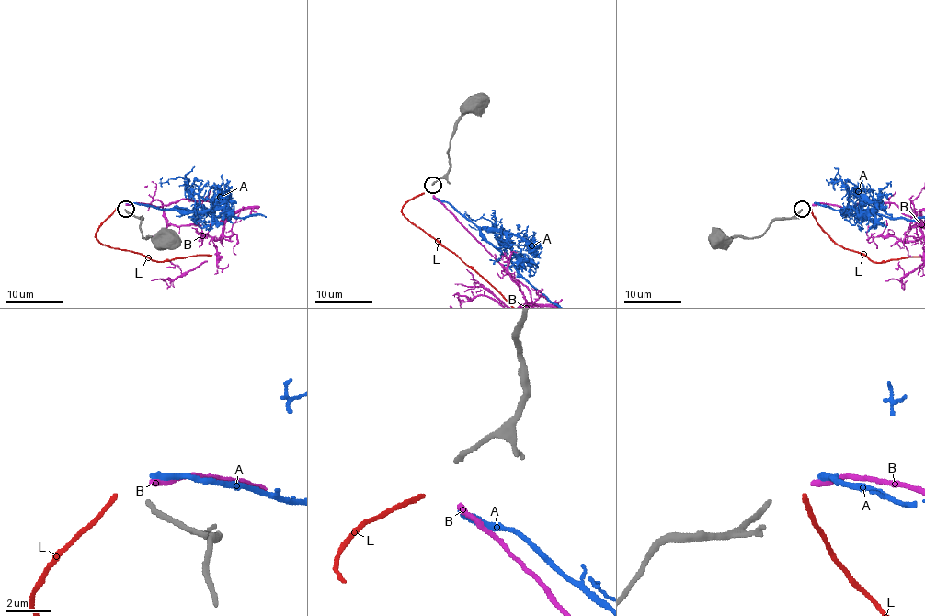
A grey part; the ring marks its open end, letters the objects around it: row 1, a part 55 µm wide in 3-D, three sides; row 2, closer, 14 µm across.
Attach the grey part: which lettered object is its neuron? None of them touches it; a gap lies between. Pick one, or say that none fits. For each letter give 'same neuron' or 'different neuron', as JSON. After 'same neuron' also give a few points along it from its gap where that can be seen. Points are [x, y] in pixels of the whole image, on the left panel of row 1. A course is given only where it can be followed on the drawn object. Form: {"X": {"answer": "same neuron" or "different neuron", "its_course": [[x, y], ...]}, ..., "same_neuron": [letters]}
{"A": {"answer": "different neuron"}, "B": {"answer": "different neuron"}, "L": {"answer": "different neuron"}, "same_neuron": []}

